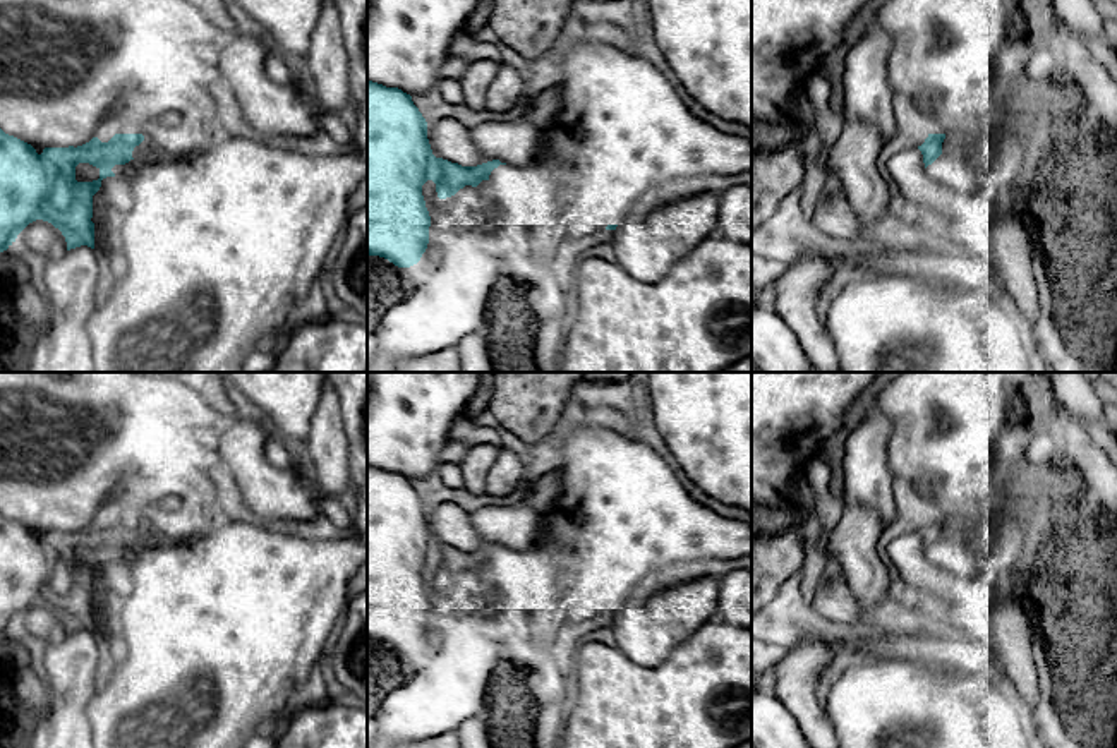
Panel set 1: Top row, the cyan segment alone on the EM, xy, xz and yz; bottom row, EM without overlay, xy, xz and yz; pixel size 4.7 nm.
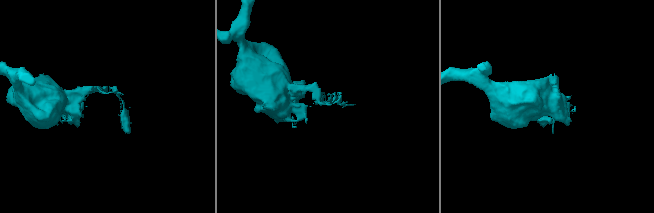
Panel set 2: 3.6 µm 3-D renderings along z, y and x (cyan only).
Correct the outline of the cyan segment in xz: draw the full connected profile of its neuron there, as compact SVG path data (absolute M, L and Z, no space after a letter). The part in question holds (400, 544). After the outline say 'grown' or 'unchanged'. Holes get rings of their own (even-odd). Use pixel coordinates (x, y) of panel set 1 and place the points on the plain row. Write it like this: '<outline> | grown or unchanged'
M367 463L367 638L388 643L398 652L417 648L429 628L431 600L422 580L427 564L436 568L439 583L455 580L465 570L477 571L501 547L492 544L462 551L432 539L427 506L412 480Z | unchanged

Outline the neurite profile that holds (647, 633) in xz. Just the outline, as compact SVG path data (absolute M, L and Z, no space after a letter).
M700 576L652 595L645 604L616 611L616 648L635 664L652 667L709 623L719 607L719 580Z

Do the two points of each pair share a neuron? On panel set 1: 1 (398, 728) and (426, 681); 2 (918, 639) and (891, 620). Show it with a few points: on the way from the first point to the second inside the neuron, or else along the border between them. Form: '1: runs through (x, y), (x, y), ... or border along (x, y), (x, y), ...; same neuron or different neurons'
1: border along (398, 688), (421, 702), (428, 721), (453, 714); different neurons
2: runs through (911, 632), (898, 627); same neuron

